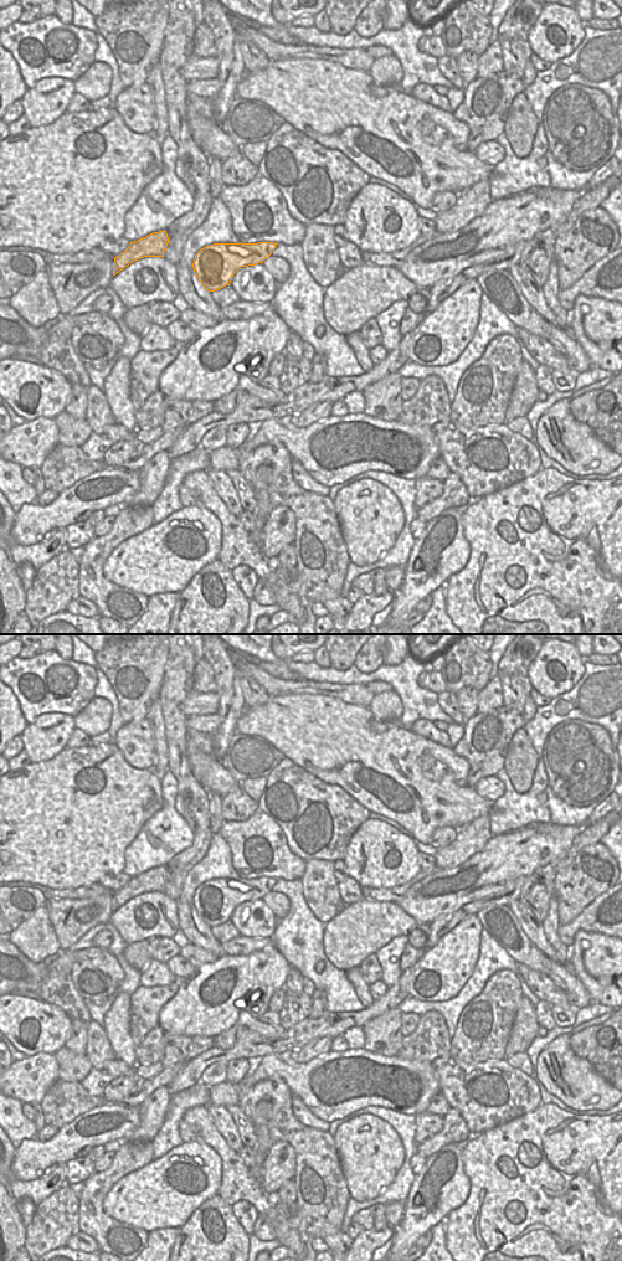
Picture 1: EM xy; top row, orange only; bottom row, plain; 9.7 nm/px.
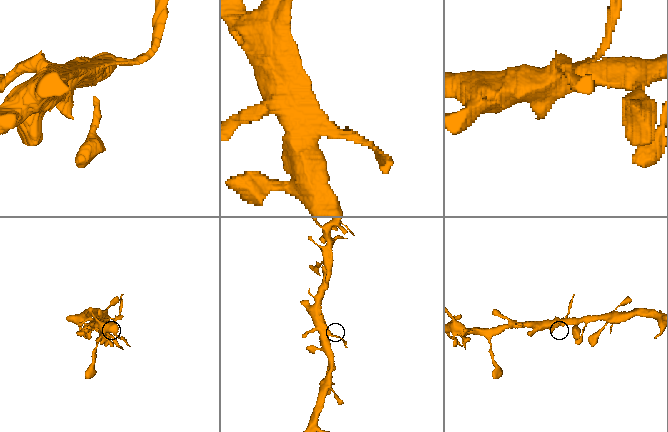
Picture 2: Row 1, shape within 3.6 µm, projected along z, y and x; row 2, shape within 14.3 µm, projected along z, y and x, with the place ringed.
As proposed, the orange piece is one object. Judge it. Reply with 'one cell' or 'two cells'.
one cell

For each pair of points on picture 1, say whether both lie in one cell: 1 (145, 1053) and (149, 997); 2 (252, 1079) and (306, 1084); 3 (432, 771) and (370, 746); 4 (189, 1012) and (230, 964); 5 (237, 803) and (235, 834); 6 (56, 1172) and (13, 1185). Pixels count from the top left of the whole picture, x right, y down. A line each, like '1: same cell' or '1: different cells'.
1: same cell
2: same cell
3: same cell
4: same cell
5: different cells
6: same cell

